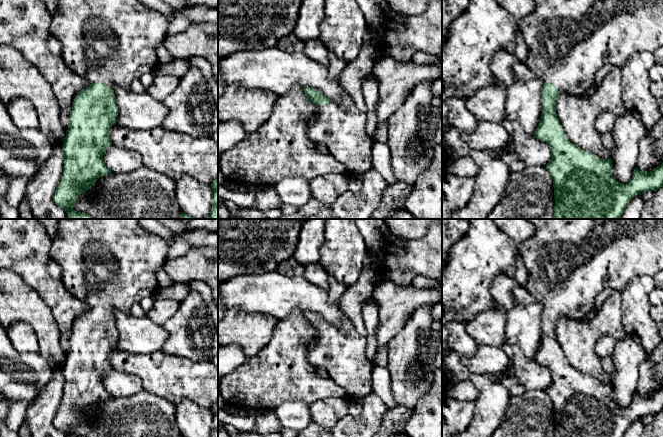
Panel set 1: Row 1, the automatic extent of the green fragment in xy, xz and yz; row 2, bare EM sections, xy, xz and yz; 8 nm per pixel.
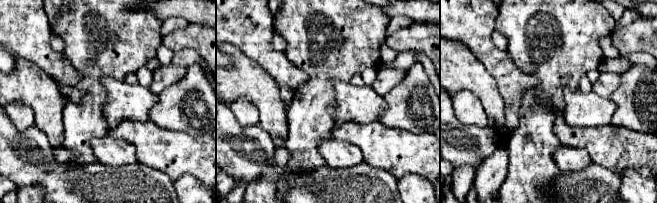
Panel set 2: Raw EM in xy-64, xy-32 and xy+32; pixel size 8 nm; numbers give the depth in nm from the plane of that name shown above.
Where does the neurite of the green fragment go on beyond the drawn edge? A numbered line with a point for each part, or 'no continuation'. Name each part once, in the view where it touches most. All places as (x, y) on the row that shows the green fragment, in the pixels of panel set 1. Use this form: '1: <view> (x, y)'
1: xy (114, 42)

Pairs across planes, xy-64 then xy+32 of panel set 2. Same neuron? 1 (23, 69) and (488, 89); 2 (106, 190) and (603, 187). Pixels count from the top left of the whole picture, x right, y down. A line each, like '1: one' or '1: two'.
1: one
2: one

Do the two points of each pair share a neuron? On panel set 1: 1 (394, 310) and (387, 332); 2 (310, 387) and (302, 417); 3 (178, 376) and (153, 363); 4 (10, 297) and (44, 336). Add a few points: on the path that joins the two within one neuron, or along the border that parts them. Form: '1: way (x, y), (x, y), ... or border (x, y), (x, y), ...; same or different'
1: way (392, 315), (388, 327); same
2: border (282, 403), (287, 401), (305, 401), (308, 404); different
3: way (172, 376), (166, 376), (159, 369); same
4: way (20, 306), (40, 326); same

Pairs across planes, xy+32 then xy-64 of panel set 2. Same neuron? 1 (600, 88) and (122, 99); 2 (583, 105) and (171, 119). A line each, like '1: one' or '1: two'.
1: two
2: two

